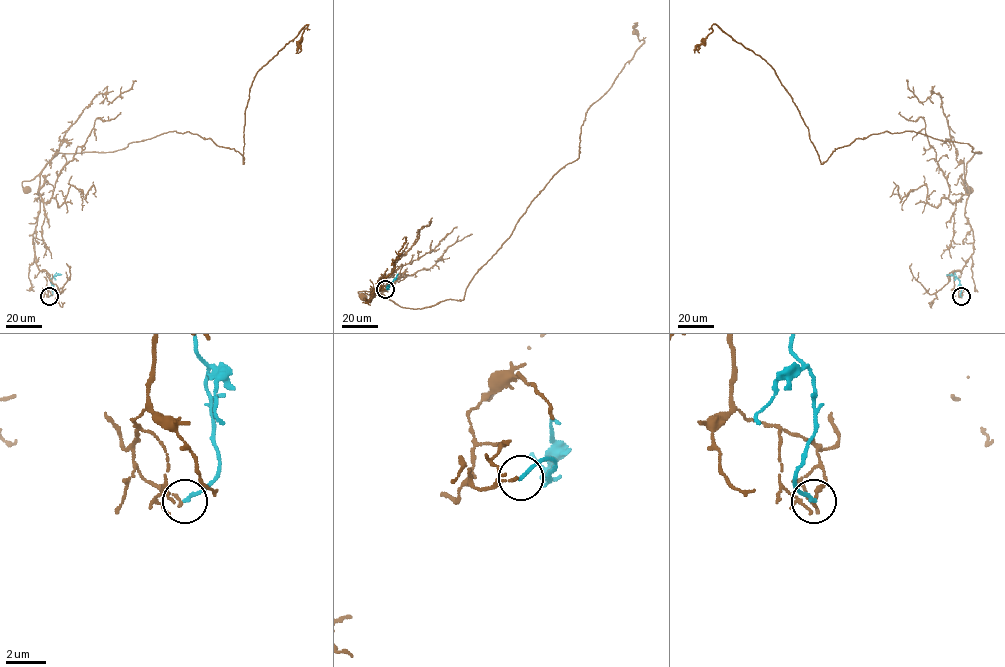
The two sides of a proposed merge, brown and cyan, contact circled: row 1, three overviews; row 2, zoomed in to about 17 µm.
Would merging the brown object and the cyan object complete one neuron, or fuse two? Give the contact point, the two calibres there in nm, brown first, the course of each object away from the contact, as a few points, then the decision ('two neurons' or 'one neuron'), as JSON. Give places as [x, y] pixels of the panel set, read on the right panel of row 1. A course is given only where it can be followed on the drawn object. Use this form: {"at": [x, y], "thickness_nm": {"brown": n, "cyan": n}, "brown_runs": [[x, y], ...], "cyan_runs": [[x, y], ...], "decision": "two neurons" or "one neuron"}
{"at": [961, 296], "thickness_nm": {"brown": 100, "cyan": 180}, "brown_runs": [[961, 296], [953, 271], [961, 271], [973, 251], [973, 231], [964, 215], [969, 194], [965, 175], [969, 188]], "cyan_runs": [[961, 296], [959, 280], [946, 275]], "decision": "two neurons"}

